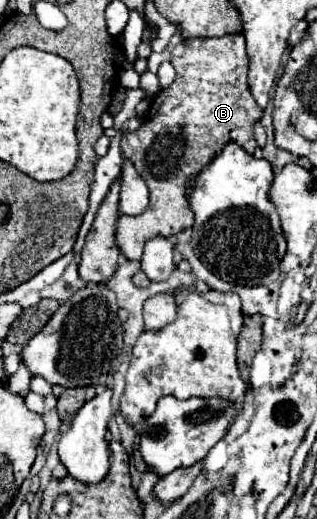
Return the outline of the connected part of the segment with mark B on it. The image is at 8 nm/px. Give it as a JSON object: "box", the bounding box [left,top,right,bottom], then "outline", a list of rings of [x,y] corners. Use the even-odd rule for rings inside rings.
{"box":[117,35,263,261],"outline":[[[243,35],[181,41],[171,51],[171,63],[177,71],[175,81],[151,99],[151,109],[141,127],[123,133],[121,139],[123,155],[145,179],[151,195],[149,207],[141,215],[120,215],[117,221],[117,245],[127,259],[137,261],[147,239],[155,235],[169,237],[193,225],[195,213],[187,193],[189,179],[199,175],[231,141],[253,153],[257,147],[253,125],[263,115],[247,83],[249,59]]]}

